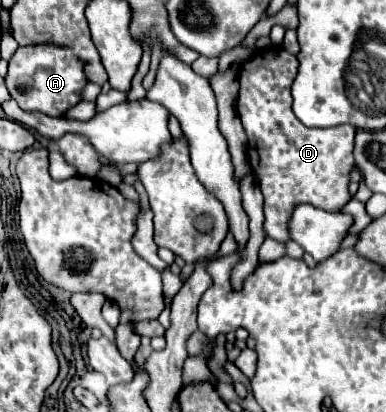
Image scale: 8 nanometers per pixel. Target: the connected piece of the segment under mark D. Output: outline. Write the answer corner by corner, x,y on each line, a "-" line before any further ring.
269,47
257,51
239,71
239,99
237,113
249,137
247,155
251,169
259,181
265,197
265,233
286,243
286,255
294,259
305,253
295,242
289,241
287,221
297,203
311,203
325,211
339,211
349,199
349,171
353,161
353,125
337,125
327,129
309,129
293,115
291,83
297,75
299,61
283,47

